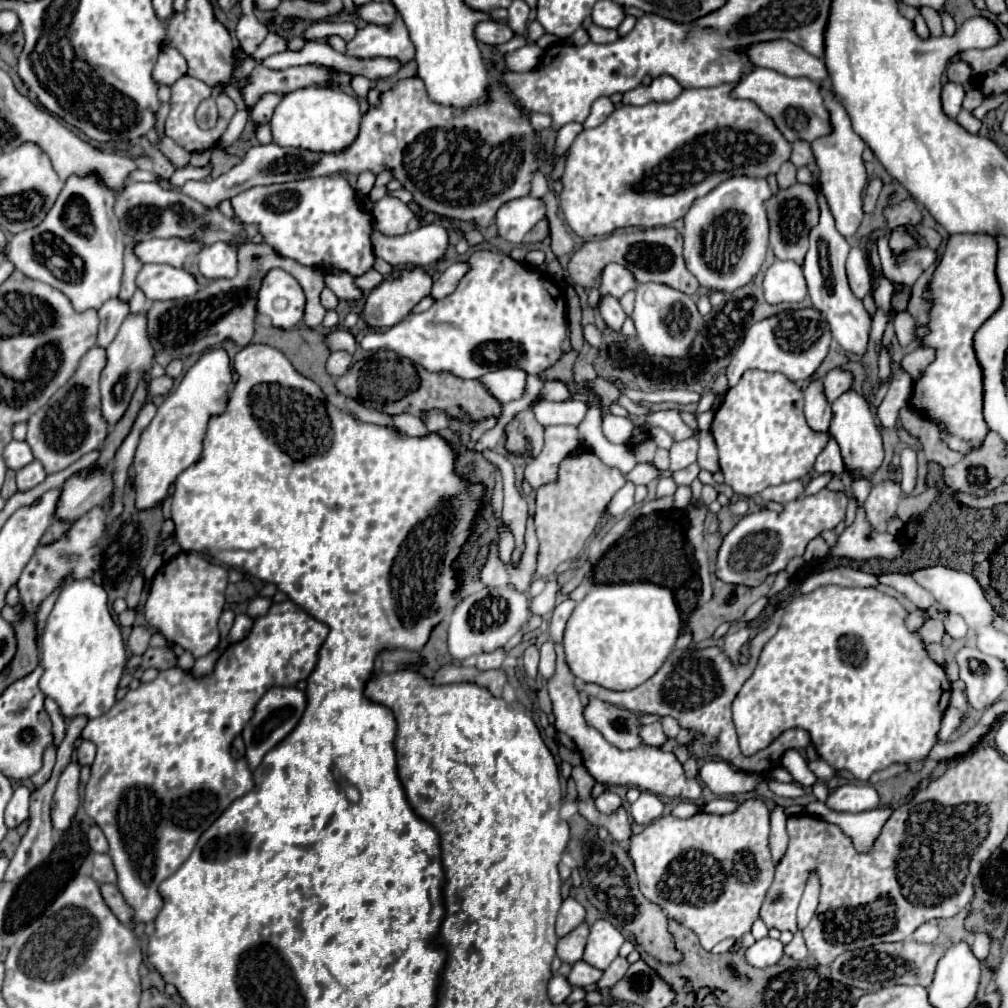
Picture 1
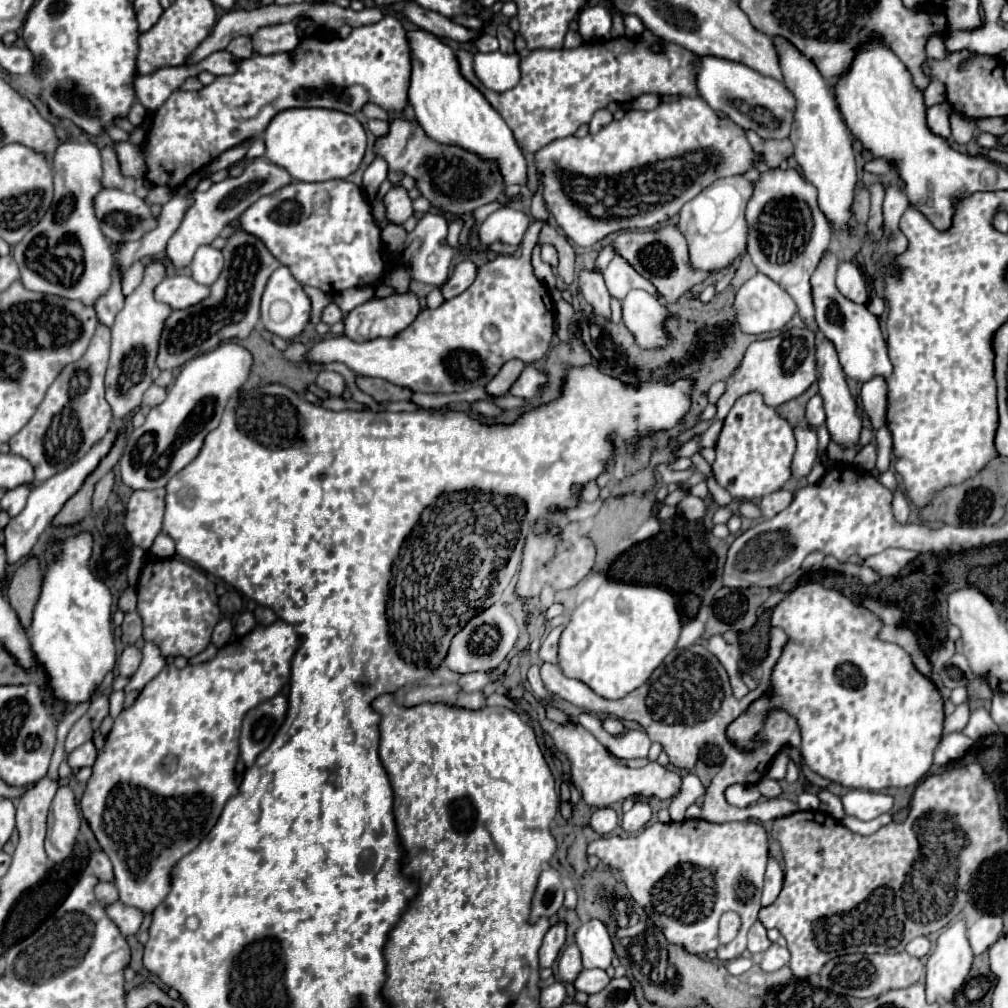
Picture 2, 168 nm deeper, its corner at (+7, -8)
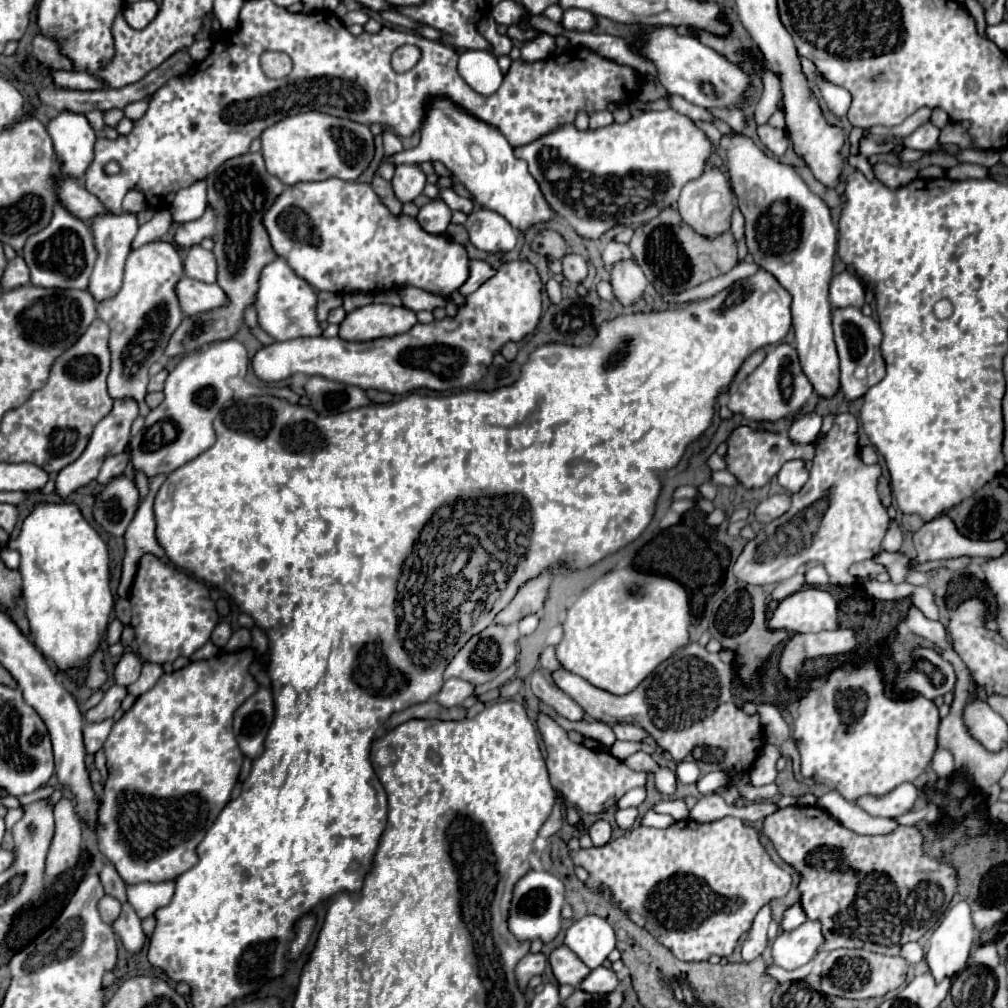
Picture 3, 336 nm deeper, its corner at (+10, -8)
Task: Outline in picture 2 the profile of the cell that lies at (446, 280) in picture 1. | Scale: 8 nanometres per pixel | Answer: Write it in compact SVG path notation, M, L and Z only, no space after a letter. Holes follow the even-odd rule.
M471 260L459 262L459 264L455 266L455 272L449 276L449 282L441 288L445 300L455 298L455 296L459 296L461 292L465 292L465 290L473 284L475 276L477 276L477 266L475 266Z

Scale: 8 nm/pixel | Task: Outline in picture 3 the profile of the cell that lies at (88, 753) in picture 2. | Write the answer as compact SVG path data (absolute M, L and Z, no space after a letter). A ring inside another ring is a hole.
M108 718L104 722L98 722L98 724L84 724L84 748L86 748L86 754L96 754L98 748L102 748L106 736L110 734L110 728L112 728L114 720Z

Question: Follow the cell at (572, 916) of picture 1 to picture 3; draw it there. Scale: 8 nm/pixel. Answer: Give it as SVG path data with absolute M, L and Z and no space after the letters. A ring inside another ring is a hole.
M536 952L536 954L526 954L518 966L516 966L516 978L518 978L518 986L520 988L526 988L528 980L536 974L542 974L544 972L544 966L546 966L546 956L542 952Z

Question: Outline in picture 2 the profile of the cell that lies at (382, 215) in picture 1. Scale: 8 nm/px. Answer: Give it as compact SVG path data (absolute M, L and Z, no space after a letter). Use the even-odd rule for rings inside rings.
M391 186L391 190L383 198L387 208L387 218L393 224L403 224L413 214L413 200L409 198L407 190L403 186Z

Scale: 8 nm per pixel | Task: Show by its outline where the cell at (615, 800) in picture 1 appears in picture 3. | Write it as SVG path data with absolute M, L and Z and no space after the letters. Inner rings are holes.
M596 820L588 830L594 846L604 846L612 836L612 826L608 820Z

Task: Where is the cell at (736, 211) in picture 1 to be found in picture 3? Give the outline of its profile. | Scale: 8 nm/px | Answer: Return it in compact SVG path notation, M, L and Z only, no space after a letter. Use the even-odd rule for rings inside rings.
M710 166L698 180L688 182L682 188L682 194L678 198L678 212L682 216L682 220L696 232L702 234L704 238L716 238L724 232L730 230L730 222L732 222L732 212L736 208L736 196L732 194L732 186L728 176L716 168Z

